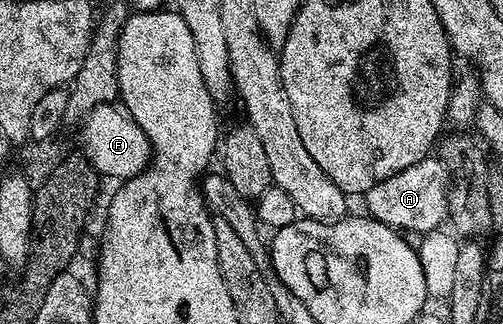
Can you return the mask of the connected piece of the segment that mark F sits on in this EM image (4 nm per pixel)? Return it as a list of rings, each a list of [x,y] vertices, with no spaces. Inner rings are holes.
[[[114,104],[97,105],[93,108],[85,120],[80,124],[79,143],[82,156],[92,163],[96,172],[105,177],[115,178],[115,181],[126,181],[132,177],[137,177],[151,163],[152,149],[146,133],[137,123],[135,123],[128,114],[125,114],[118,106]]]

